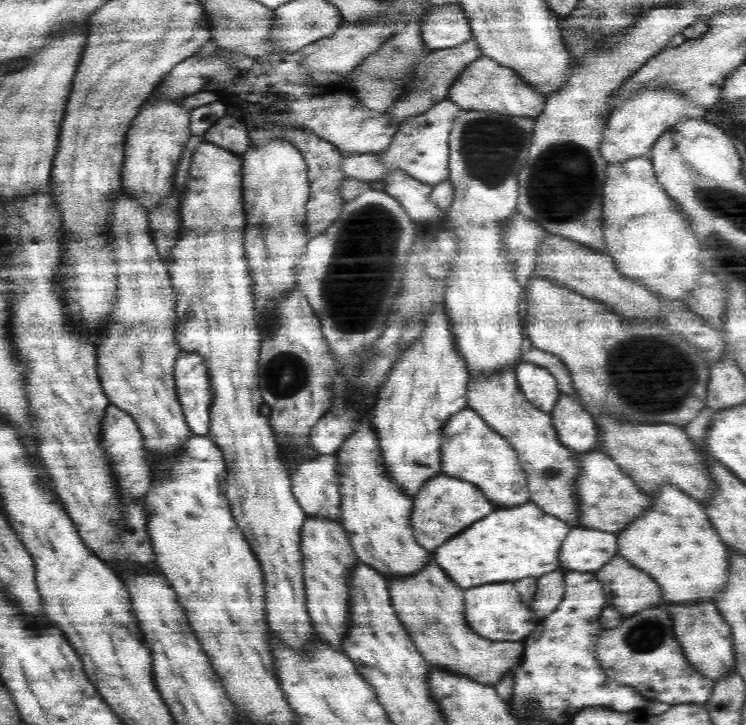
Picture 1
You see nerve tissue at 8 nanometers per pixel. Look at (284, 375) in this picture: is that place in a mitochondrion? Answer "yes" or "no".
yes

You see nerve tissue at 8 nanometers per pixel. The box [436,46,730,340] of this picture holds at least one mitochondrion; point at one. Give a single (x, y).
(489, 146)

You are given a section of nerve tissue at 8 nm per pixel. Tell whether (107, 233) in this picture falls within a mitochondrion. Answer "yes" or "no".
no

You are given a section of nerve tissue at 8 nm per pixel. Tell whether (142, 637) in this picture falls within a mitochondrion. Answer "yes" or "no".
no

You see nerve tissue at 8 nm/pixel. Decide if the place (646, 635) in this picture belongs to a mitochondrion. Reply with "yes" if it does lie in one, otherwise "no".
yes

